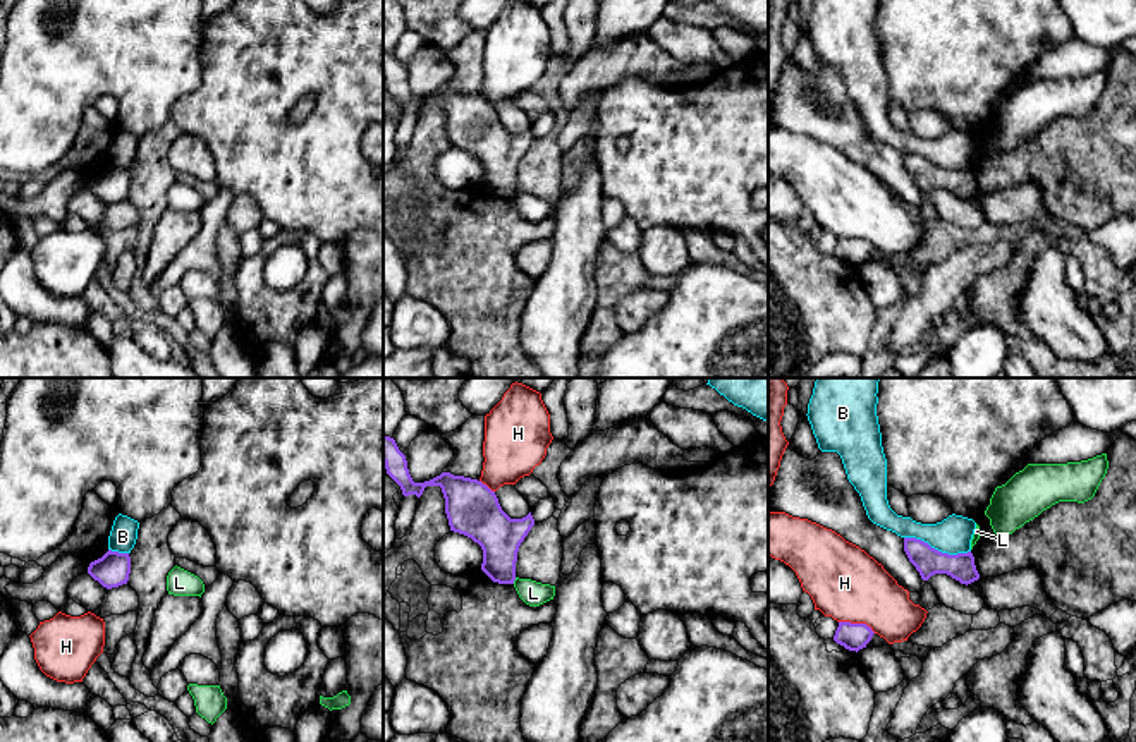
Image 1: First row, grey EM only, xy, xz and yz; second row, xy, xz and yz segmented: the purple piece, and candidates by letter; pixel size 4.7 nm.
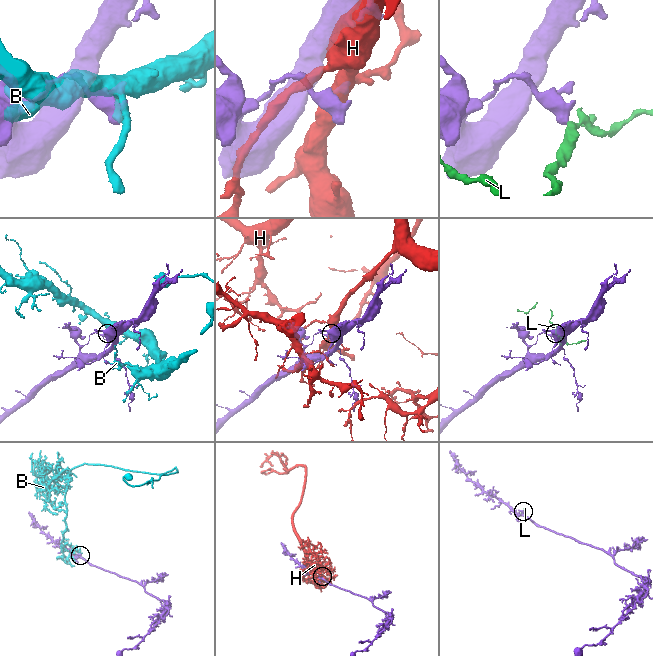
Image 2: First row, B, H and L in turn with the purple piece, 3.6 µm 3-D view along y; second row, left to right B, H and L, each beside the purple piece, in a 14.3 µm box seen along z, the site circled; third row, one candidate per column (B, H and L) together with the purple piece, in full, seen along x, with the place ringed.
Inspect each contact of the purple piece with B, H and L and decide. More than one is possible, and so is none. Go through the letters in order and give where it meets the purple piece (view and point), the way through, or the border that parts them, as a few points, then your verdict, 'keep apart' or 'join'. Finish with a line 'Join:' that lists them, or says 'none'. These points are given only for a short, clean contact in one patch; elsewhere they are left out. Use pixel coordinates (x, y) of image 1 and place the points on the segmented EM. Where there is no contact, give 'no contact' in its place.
B: contact yz (937, 550); keep apart
H: contact yz (858, 624); keep apart
L: contact xz (514, 579); border xz (516, 577), (513, 583); keep apart
Join: none

